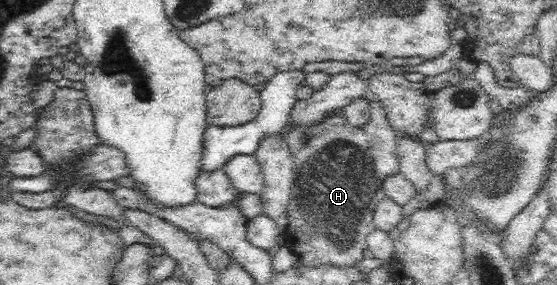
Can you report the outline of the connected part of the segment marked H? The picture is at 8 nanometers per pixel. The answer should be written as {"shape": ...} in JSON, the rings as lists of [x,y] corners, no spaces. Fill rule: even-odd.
{"shape":[[[371,94],[367,96],[370,118],[368,124],[364,126],[355,127],[343,117],[332,116],[325,117],[314,126],[291,125],[285,131],[285,141],[294,161],[294,182],[286,210],[288,215],[288,226],[284,233],[287,236],[286,245],[310,268],[322,264],[333,264],[338,268],[357,266],[364,259],[364,250],[367,249],[366,238],[376,229],[373,212],[384,198],[382,182],[399,172],[397,159],[399,135],[389,124],[382,102]]]}

